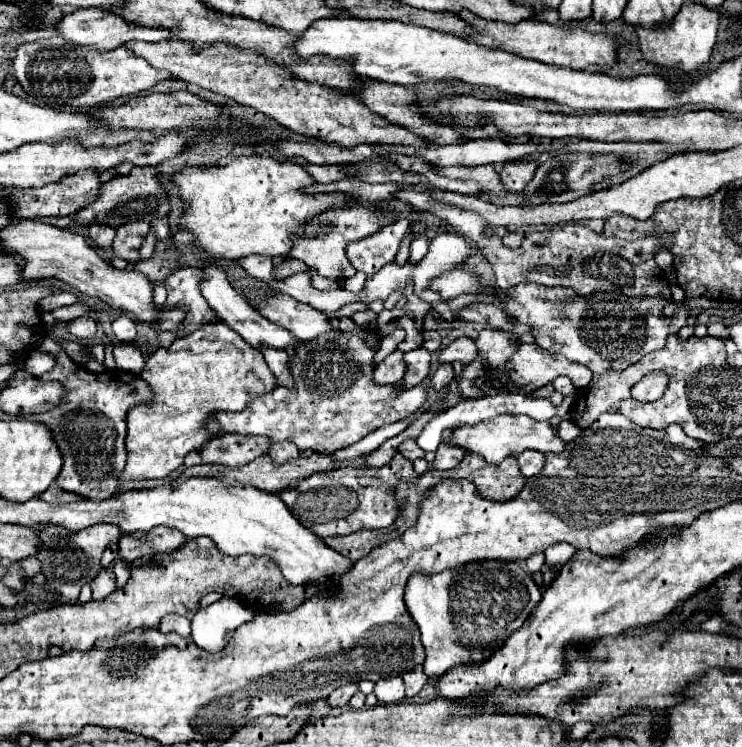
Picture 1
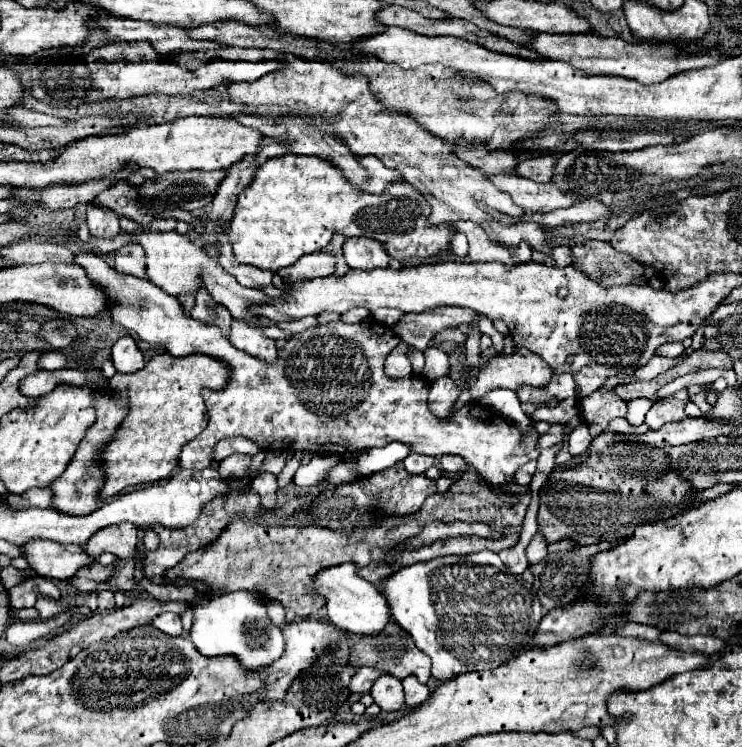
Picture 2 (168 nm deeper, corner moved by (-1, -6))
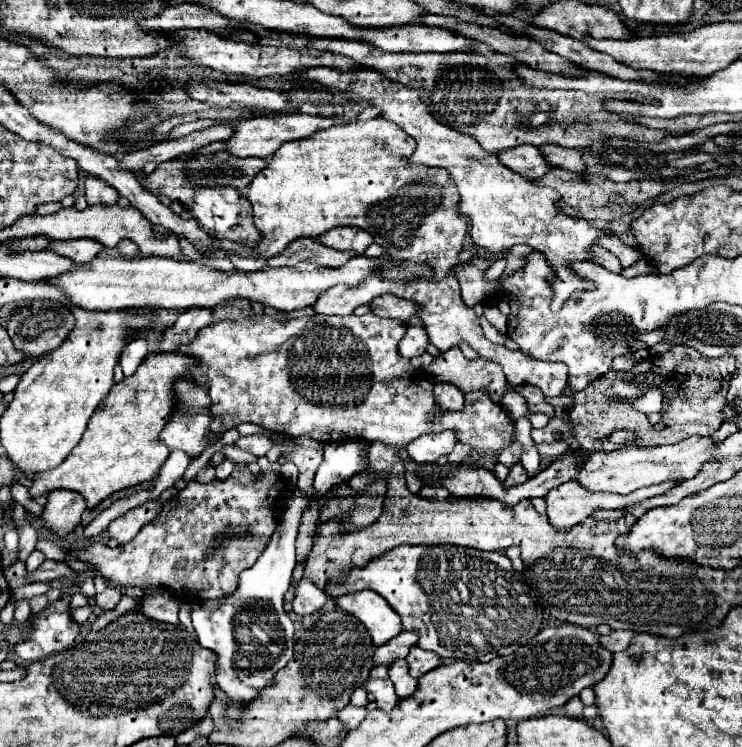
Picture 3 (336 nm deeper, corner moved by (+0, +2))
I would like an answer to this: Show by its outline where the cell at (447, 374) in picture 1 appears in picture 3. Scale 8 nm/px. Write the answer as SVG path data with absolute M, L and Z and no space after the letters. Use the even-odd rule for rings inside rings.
M434 384L434 398L444 412L458 412L464 406L464 394L450 384Z

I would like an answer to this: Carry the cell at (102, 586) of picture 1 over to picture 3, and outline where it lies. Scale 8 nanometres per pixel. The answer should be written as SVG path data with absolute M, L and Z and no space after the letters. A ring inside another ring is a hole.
M108 588L108 590L104 590L102 594L96 594L96 596L94 596L94 602L96 602L96 606L102 608L102 610L112 610L112 608L116 608L116 604L120 602L120 598L122 598L122 590L118 590L118 588Z

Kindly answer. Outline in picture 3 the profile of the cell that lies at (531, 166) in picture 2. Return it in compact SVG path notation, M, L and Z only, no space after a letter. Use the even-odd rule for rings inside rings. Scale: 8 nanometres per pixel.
M546 144L546 146L540 146L540 152L556 168L572 170L572 172L584 172L586 170L586 164L582 160L582 150L570 150L570 148Z

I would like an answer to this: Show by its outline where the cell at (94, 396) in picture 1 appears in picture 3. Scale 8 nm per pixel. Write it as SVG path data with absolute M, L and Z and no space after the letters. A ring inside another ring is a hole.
M56 490L48 494L48 504L42 514L42 522L50 528L60 540L66 540L74 526L80 524L80 516L86 510L84 498L76 492Z

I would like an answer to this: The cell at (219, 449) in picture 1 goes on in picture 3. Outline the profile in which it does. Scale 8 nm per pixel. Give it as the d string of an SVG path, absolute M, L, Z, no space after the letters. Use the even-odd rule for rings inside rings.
M252 434L252 436L242 436L236 446L240 450L248 450L252 452L256 458L258 456L266 456L266 452L272 448L272 440L266 438L266 436L258 436L258 434Z

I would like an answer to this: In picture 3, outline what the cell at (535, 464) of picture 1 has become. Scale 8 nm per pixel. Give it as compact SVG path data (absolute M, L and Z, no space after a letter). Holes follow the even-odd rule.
M516 464L510 468L510 474L508 478L504 480L504 488L510 488L510 486L518 486L518 484L524 484L528 480L526 476L526 470L522 468L522 464Z

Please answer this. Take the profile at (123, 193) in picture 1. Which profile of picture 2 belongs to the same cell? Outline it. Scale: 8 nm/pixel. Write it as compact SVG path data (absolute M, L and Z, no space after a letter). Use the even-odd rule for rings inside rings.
M193 170L193 172L165 172L157 178L151 178L147 182L143 182L141 186L137 186L137 190L141 192L139 200L139 208L145 214L151 216L159 216L165 210L187 210L187 212L195 212L201 210L205 206L209 206L209 202L213 200L213 194L217 192L219 182L225 178L223 170L213 170L213 172L205 172L205 170Z

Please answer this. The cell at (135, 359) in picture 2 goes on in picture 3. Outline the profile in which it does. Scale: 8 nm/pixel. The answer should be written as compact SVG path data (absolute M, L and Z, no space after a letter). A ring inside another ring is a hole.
M134 338L120 354L120 366L124 376L132 376L140 362L148 356L148 342L144 338Z

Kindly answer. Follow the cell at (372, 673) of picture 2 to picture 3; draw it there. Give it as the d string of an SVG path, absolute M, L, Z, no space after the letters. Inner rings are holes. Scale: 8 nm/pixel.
M404 630L400 636L392 638L388 644L376 648L376 664L390 664L396 658L406 658L410 648L418 642L418 632Z

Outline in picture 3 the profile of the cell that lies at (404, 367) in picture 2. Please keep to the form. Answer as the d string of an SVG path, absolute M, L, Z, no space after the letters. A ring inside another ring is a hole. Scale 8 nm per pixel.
M410 324L406 336L402 338L400 342L400 356L404 358L416 358L420 354L426 352L430 340L428 340L428 334L426 334L426 328L422 324Z

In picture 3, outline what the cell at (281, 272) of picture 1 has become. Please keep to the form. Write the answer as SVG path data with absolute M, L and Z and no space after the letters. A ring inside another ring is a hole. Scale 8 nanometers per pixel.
M300 238L300 240L292 240L292 244L288 244L288 248L274 256L268 258L270 266L286 266L286 264L296 264L296 262L316 262L320 266L340 266L346 264L350 258L356 258L358 254L352 250L344 250L344 252L336 252L332 248L324 248L320 246L316 240L312 238Z

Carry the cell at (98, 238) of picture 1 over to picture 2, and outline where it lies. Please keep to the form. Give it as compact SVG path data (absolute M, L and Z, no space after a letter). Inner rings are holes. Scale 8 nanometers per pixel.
M87 208L87 226L93 238L113 240L117 238L119 230L119 216L115 212L105 212L103 208Z

